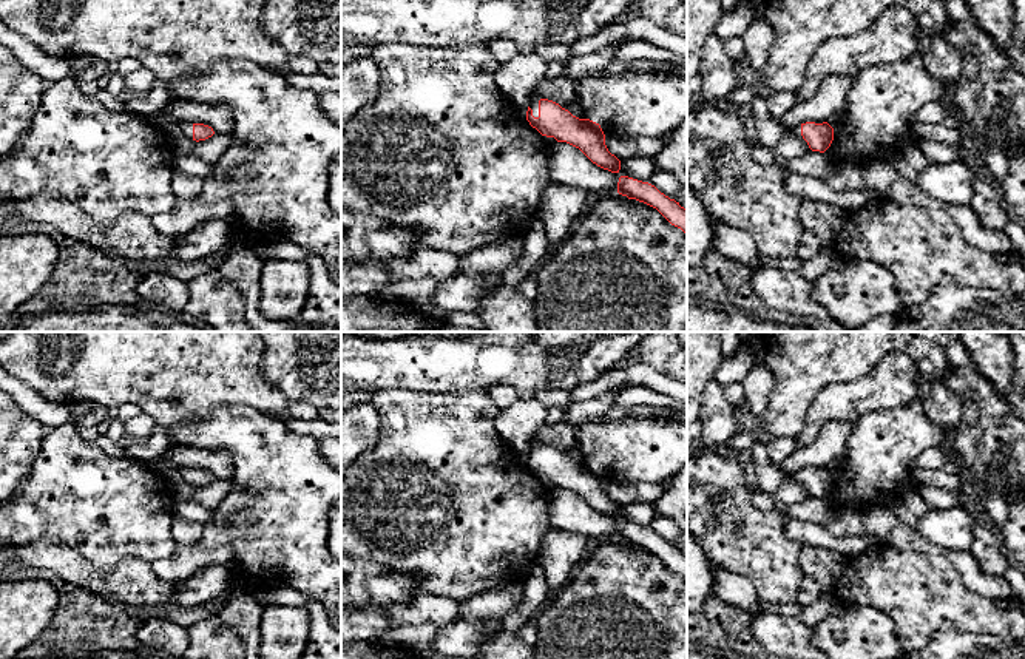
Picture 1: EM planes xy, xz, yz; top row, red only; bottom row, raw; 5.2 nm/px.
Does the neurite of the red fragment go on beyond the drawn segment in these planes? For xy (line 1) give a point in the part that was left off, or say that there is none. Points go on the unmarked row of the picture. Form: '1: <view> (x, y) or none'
1: xy (186, 474)

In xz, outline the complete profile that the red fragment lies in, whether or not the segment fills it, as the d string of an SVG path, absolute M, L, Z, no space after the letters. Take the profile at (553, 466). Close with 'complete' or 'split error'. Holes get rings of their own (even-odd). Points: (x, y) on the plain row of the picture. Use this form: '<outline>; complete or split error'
M540 443L529 444L526 466L542 482L567 488L579 494L597 512L619 519L621 506L608 497L599 469L579 465L559 449Z; split error

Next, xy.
M185 468L181 471L181 480L196 488L205 486L215 480L213 474L204 469Z; split error

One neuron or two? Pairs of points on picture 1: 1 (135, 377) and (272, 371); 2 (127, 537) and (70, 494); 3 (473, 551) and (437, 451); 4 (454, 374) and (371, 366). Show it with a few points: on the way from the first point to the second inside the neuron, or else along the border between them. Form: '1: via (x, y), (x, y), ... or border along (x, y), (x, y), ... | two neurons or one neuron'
1: border along (263, 348), (260, 375), (284, 397) | two neurons
2: via (113, 525), (102, 523), (84, 506) | one neuron
3: via (463, 527), (459, 483), (449, 476) | one neuron
4: via (434, 366), (391, 366) | one neuron

